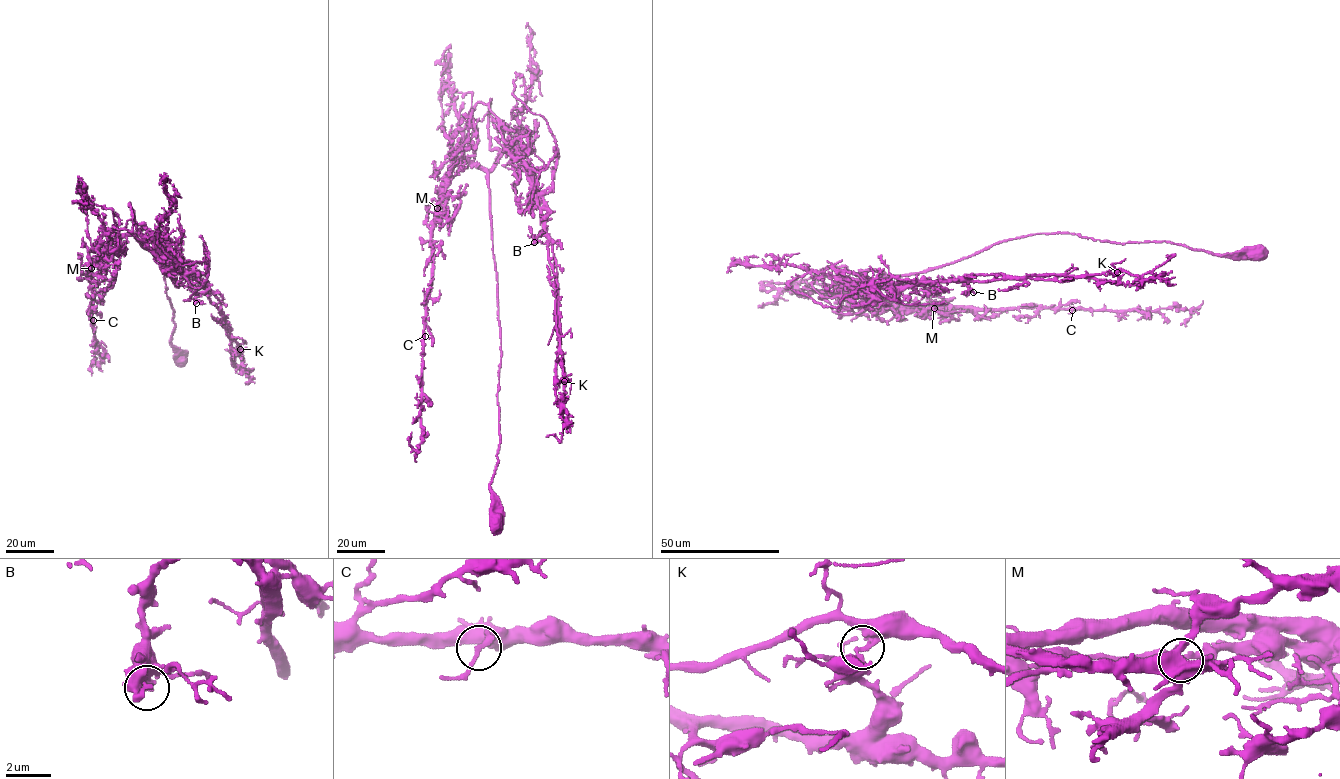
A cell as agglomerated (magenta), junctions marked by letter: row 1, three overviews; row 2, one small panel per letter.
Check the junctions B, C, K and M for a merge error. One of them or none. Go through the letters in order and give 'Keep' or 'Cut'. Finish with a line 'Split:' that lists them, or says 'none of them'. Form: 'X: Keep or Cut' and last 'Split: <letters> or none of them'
B: Keep
C: Keep
K: Cut
M: Keep
Split: K

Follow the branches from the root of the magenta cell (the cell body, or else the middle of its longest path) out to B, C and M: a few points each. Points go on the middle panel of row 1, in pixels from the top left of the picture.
B: (496, 522), (501, 341), (488, 177), (508, 150), (543, 220), (534, 242)
C: (496, 522), (497, 273), (487, 173), (465, 161), (451, 172), (433, 220), (425, 336)
M: (496, 522), (499, 500), (490, 483), (500, 444), (501, 341), (487, 173), (465, 161), (456, 165), (437, 208)

